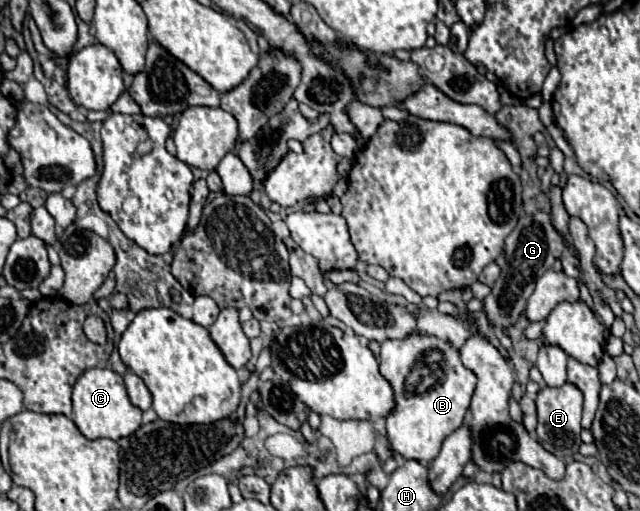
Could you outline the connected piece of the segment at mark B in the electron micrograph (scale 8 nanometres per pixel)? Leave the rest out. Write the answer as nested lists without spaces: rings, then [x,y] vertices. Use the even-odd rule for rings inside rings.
[[[412,333],[408,339],[384,341],[378,363],[382,377],[394,389],[396,401],[394,409],[386,415],[390,451],[404,459],[430,465],[440,453],[442,441],[464,421],[476,387],[474,373],[462,365],[460,355],[452,345],[424,333]],[[418,361],[422,361],[424,369],[416,367]]]

